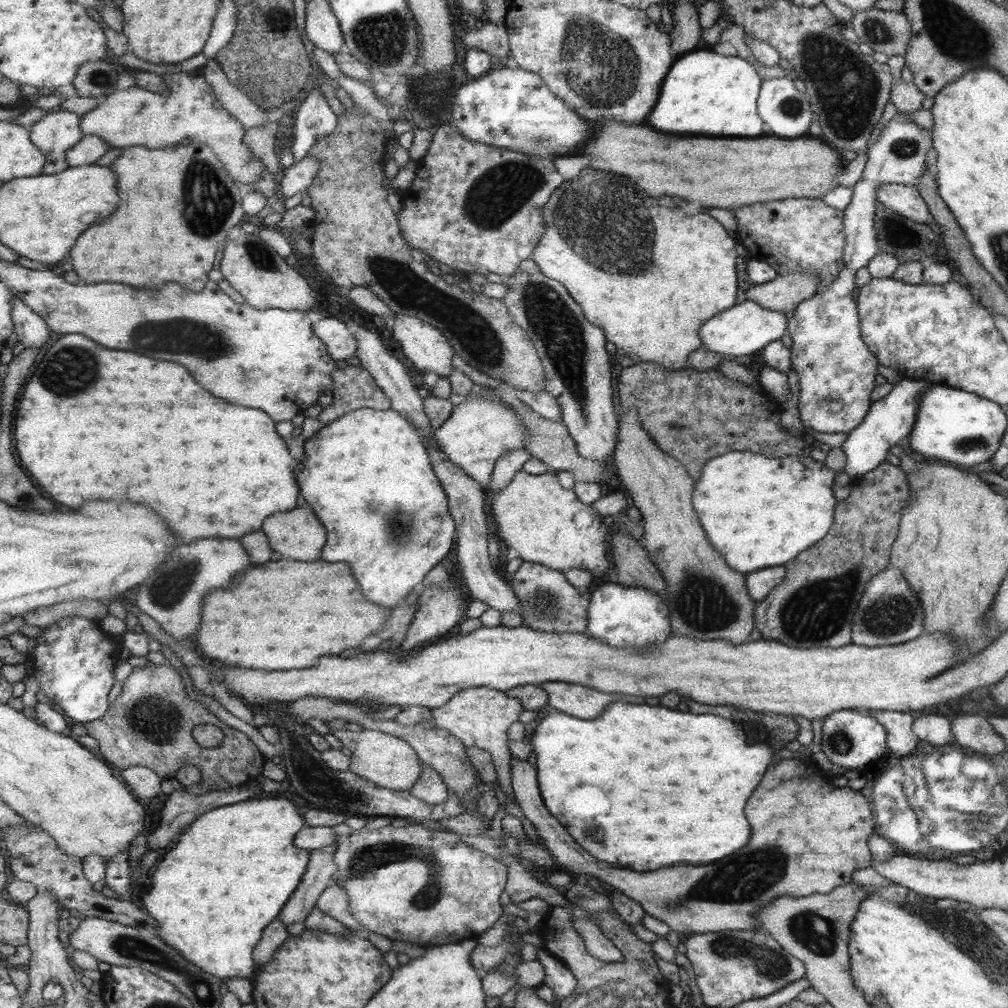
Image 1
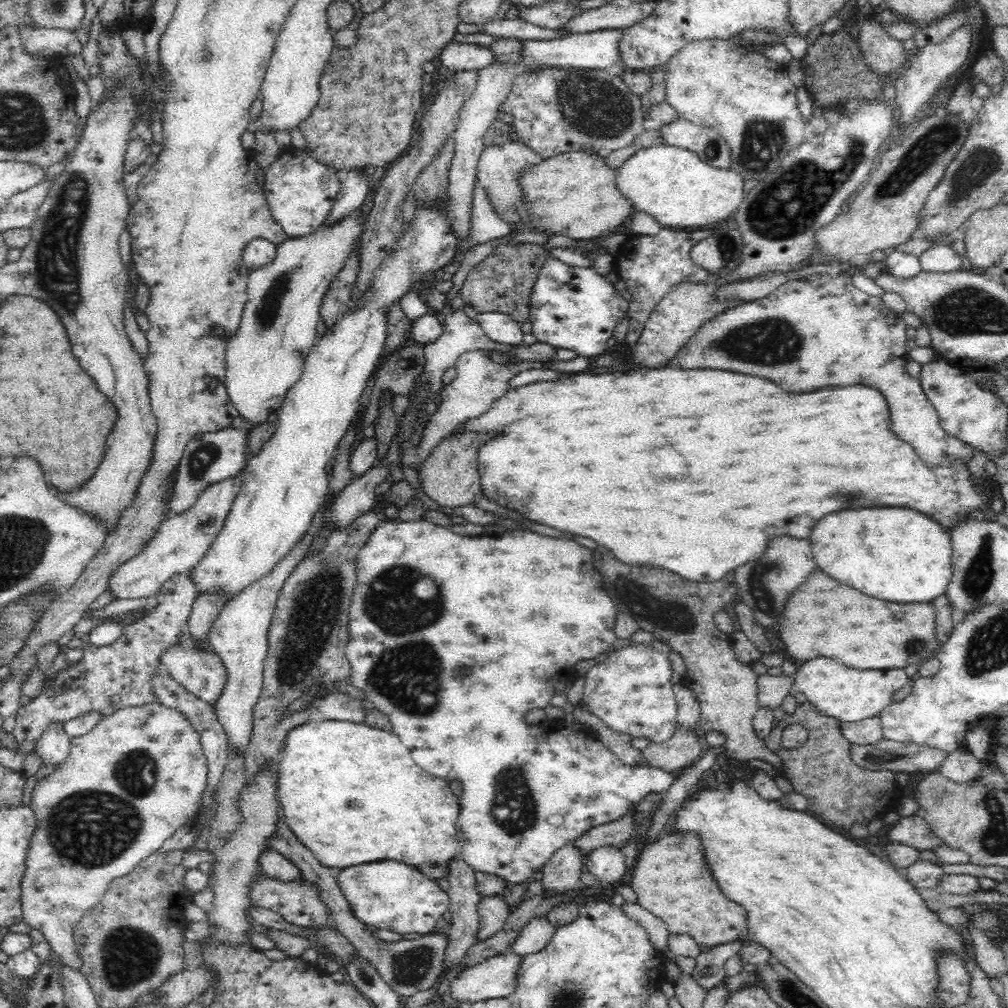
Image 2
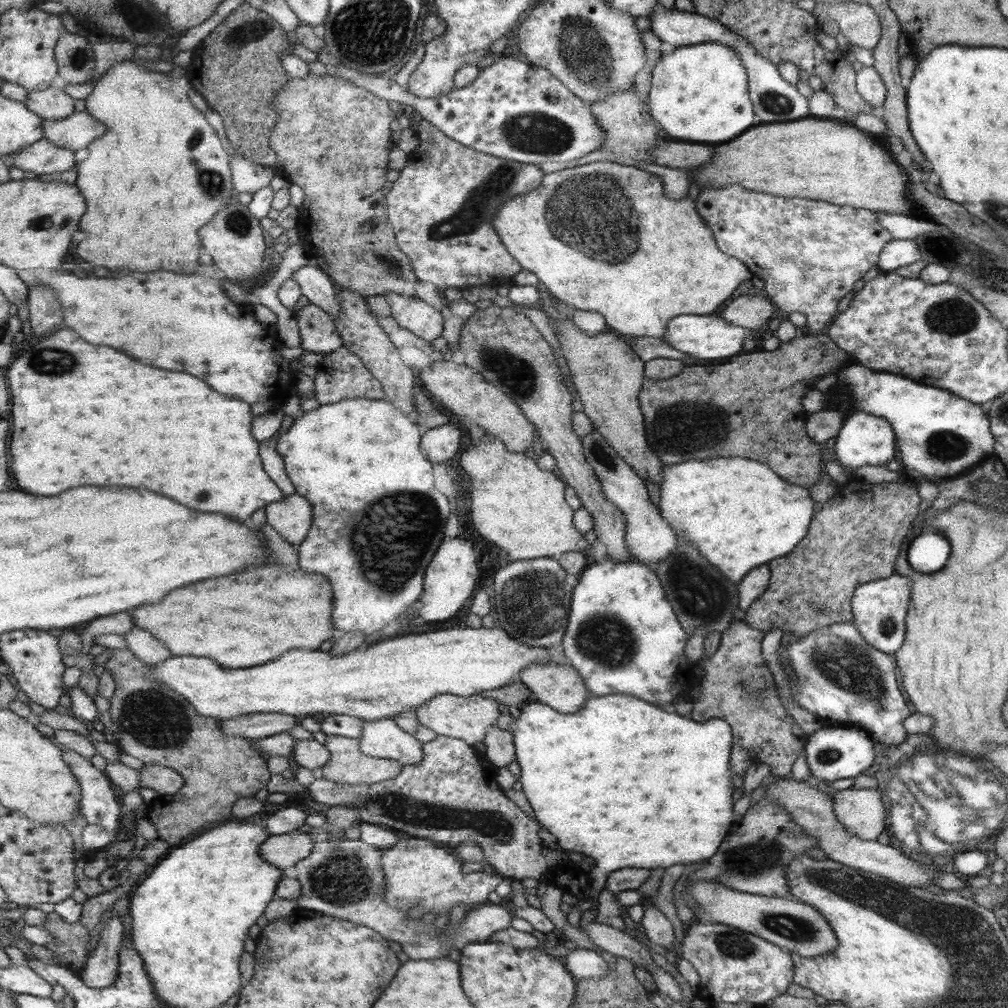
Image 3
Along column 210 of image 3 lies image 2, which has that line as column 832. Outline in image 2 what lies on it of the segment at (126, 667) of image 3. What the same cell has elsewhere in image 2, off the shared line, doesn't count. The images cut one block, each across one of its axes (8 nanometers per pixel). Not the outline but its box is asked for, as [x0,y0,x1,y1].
[765,701,902,830]

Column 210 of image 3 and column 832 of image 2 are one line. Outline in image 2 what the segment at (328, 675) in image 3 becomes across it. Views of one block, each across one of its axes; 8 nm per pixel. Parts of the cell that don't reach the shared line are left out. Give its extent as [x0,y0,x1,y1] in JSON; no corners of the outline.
[794,658,910,722]

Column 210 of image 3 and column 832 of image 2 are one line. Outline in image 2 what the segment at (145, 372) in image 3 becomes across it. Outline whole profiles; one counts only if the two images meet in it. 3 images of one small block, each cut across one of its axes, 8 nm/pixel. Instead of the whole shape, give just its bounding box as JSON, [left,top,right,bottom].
[455,368,989,582]

